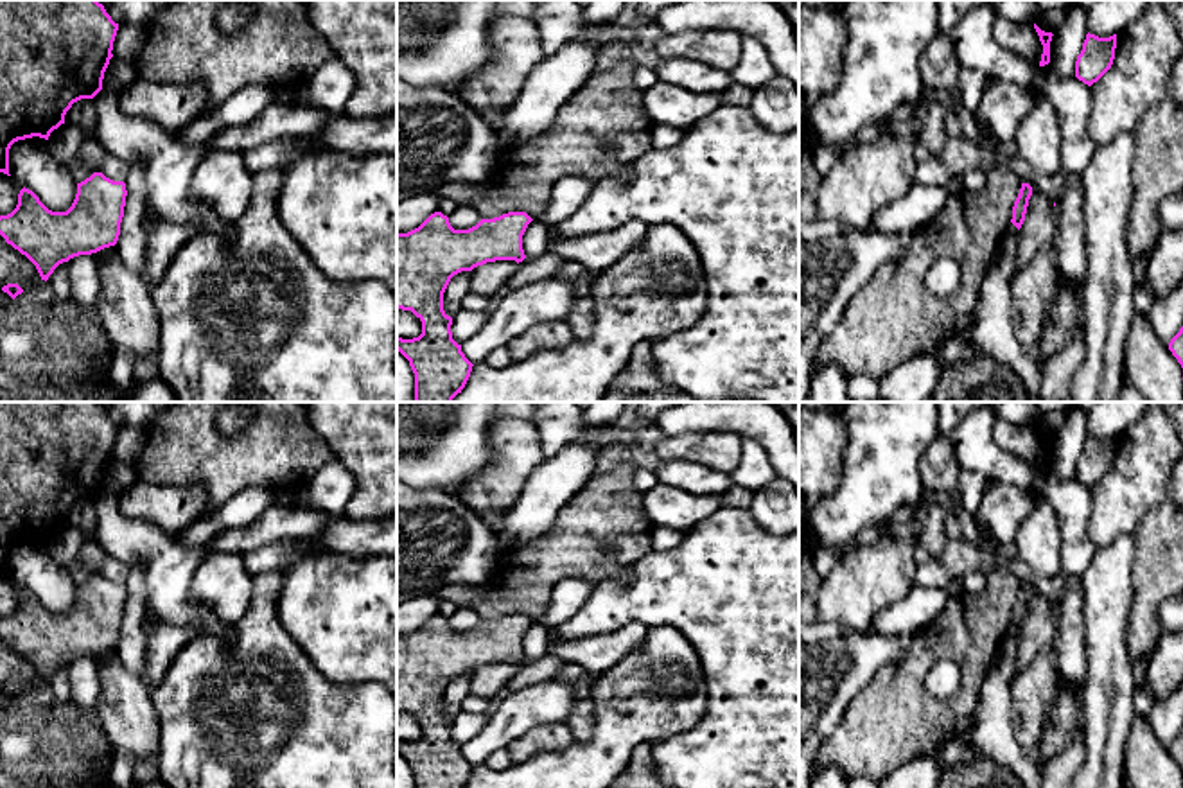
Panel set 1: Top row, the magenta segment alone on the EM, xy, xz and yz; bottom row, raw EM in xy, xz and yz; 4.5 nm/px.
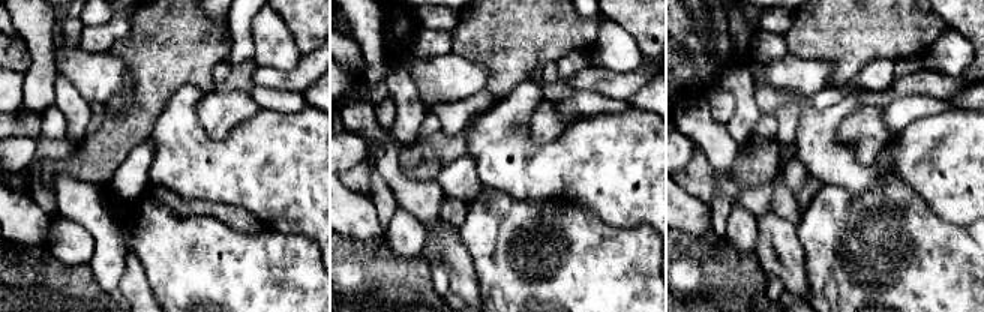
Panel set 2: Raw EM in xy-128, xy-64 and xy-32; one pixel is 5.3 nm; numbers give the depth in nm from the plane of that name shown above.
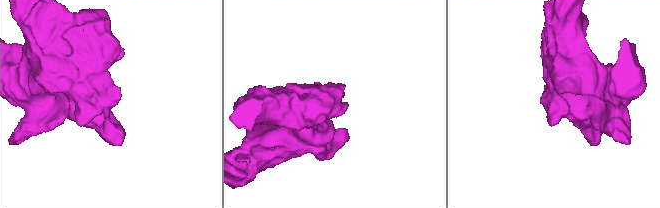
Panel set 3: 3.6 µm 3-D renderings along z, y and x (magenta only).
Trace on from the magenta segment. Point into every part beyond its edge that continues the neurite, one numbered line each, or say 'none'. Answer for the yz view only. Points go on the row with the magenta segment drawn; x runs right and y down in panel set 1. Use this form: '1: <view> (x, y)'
none

